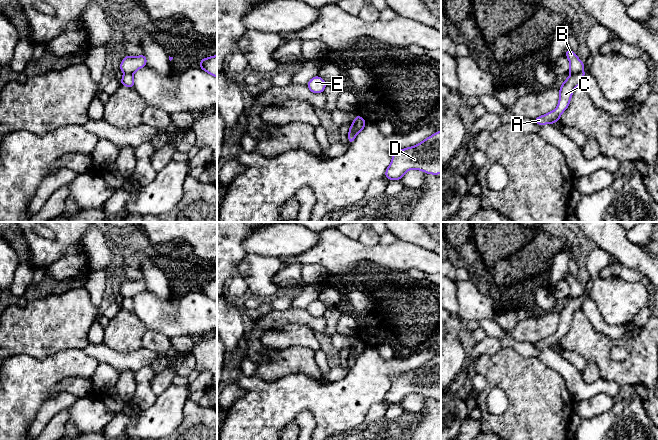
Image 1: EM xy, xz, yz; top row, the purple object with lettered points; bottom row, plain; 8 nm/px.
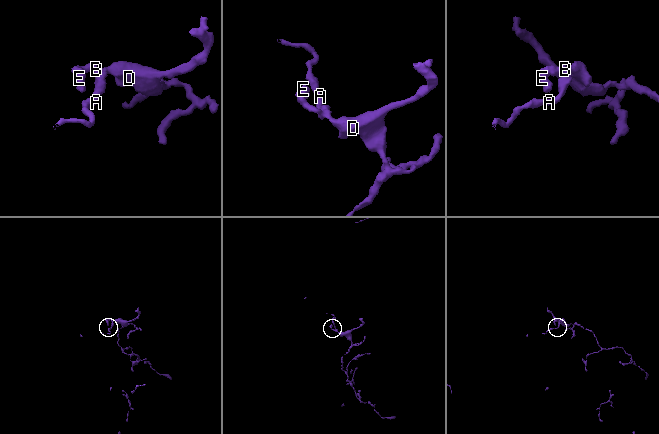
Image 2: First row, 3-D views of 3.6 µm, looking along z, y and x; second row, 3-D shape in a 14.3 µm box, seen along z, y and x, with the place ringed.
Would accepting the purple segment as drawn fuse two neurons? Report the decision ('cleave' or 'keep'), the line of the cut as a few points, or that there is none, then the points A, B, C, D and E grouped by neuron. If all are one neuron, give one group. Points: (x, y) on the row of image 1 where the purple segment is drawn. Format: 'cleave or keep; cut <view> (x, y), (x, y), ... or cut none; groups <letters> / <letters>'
cleave; cut xz (364, 125), (354, 129), (350, 128); groups A C / B D E

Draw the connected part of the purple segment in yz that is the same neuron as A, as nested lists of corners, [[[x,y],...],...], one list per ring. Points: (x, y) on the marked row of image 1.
[[[582,70],[579,73],[569,75],[559,88],[560,97],[558,105],[555,110],[549,113],[534,118],[534,121],[538,125],[554,124],[559,121],[562,113],[568,108],[574,89],[581,85],[582,79],[585,76],[585,72]]]

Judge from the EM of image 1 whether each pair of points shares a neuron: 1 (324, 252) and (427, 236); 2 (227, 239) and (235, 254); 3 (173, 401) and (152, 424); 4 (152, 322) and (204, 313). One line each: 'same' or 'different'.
1: different
2: same
3: same
4: same

